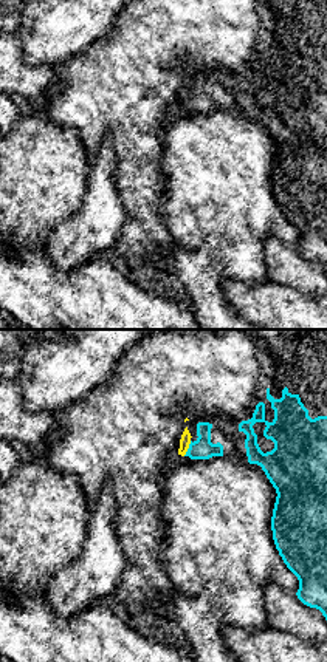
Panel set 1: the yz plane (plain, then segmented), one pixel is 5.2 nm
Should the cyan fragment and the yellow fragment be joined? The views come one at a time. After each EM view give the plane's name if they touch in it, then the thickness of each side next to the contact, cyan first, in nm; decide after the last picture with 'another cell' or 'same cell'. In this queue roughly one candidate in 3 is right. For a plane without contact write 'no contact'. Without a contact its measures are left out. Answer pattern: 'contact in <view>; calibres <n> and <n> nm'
contact in yz; calibres 110 and 60 nm

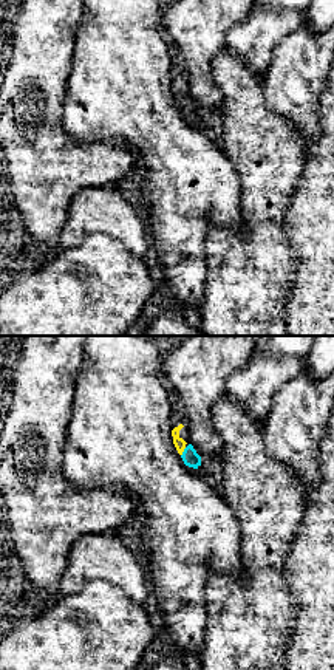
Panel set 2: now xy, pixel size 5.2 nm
contact in xy; calibres 90 and 60 nm

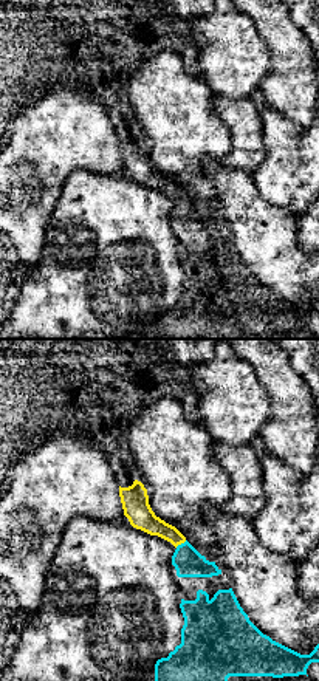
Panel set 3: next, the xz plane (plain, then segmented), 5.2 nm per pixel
contact in xz; calibres 150 and 130 nm

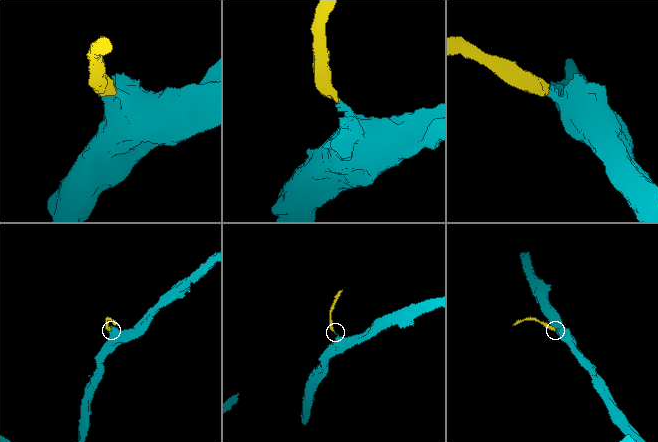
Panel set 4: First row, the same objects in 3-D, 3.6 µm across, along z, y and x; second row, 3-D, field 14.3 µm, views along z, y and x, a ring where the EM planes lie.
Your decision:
same cell

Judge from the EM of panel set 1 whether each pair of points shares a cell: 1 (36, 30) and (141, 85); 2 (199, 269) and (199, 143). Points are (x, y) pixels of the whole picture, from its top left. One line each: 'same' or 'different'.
1: different
2: same

